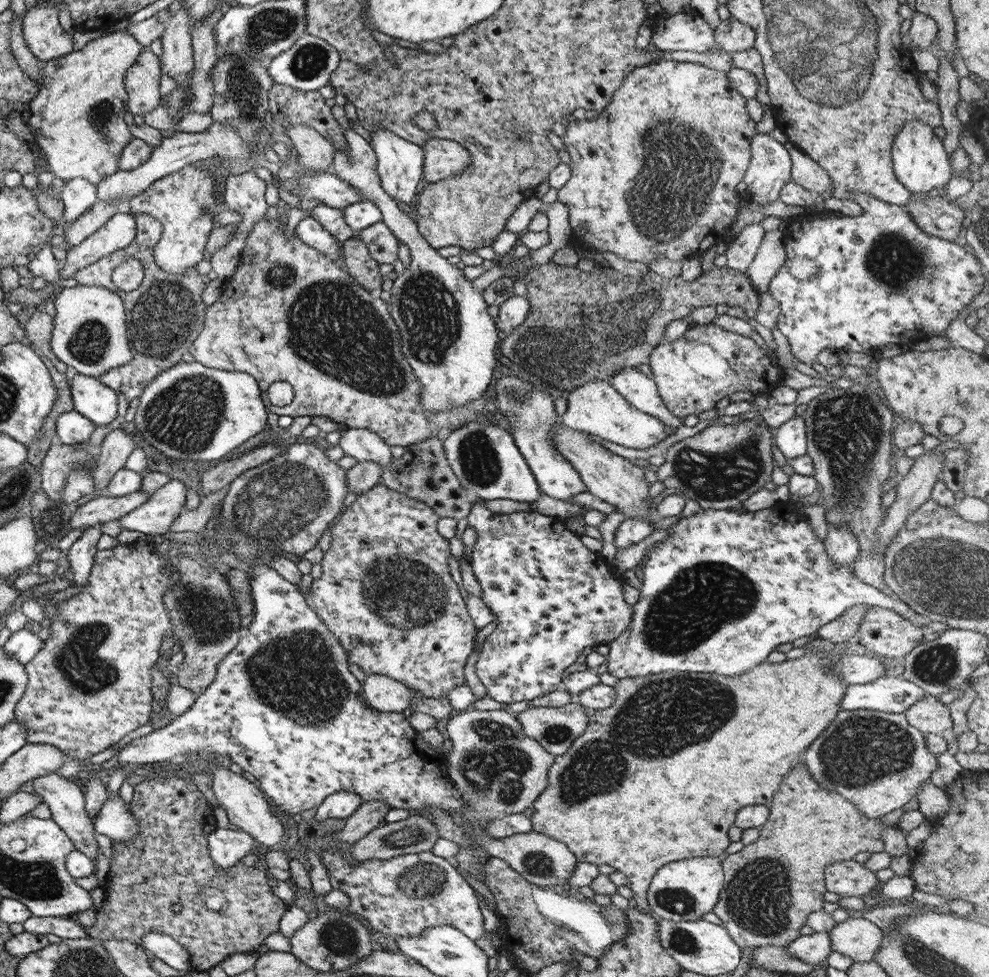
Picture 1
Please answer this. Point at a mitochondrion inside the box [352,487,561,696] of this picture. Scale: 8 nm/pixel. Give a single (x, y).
(410, 596)

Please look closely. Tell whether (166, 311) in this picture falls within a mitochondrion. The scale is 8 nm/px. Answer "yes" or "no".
yes

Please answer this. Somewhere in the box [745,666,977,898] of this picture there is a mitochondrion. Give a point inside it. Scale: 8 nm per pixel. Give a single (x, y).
(860, 751)

